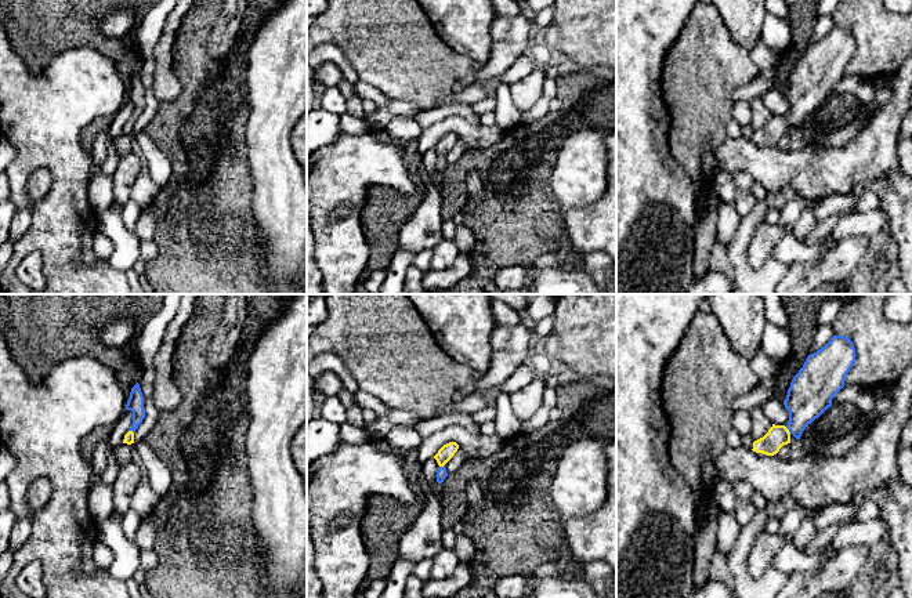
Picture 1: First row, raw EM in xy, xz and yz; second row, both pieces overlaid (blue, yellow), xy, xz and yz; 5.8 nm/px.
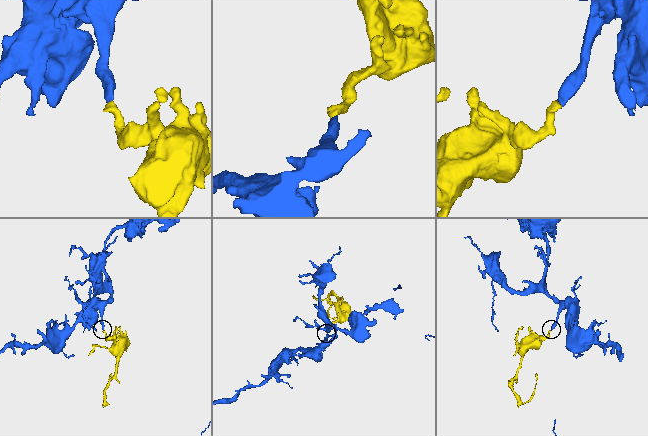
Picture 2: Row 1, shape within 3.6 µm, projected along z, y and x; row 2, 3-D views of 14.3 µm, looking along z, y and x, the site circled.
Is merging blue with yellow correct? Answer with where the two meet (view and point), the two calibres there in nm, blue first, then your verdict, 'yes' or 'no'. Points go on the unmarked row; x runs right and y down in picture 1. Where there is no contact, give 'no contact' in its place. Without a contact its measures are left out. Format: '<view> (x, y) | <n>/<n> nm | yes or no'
yz (788, 119) | 260/130 nm | yes

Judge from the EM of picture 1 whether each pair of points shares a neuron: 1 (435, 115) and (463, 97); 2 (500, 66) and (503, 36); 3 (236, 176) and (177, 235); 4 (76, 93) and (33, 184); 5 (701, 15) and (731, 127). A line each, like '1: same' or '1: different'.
1: different
2: same
3: same
4: different
5: different

